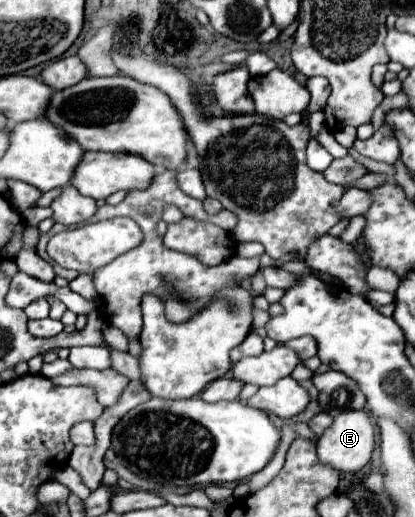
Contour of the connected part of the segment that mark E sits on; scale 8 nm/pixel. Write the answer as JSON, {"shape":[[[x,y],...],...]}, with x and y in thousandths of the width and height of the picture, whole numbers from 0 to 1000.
{"shape":[[[834,793],[805,809],[805,820],[761,851],[761,874],[781,901],[795,901],[814,913],[863,913],[877,905],[901,870],[906,828],[882,793]]]}

